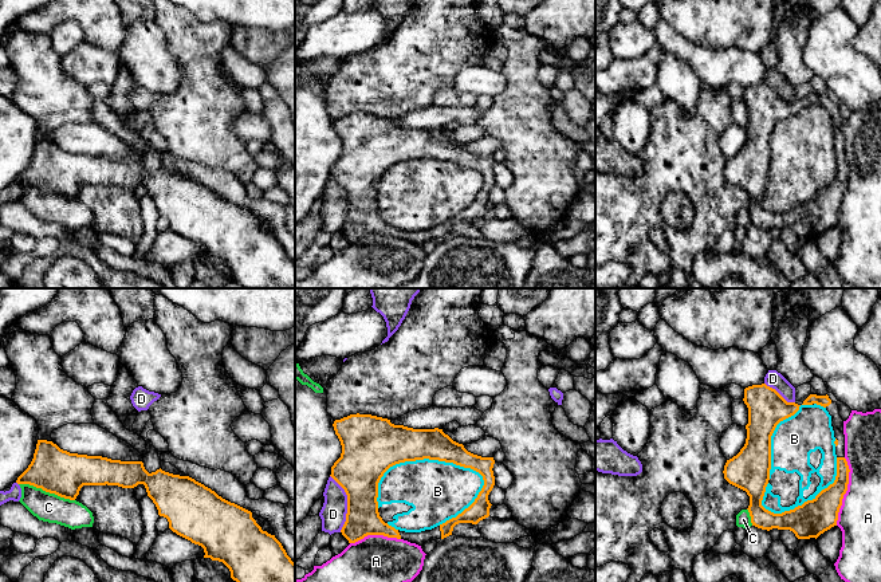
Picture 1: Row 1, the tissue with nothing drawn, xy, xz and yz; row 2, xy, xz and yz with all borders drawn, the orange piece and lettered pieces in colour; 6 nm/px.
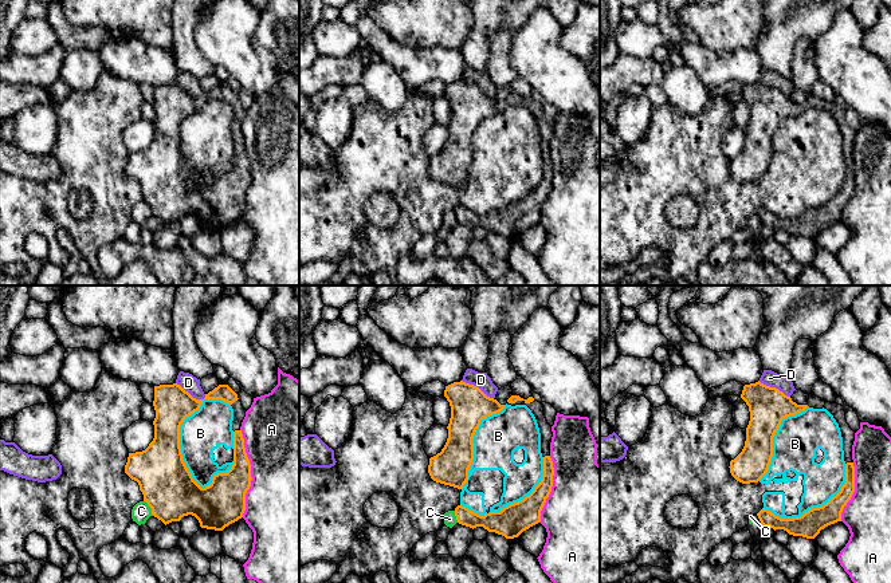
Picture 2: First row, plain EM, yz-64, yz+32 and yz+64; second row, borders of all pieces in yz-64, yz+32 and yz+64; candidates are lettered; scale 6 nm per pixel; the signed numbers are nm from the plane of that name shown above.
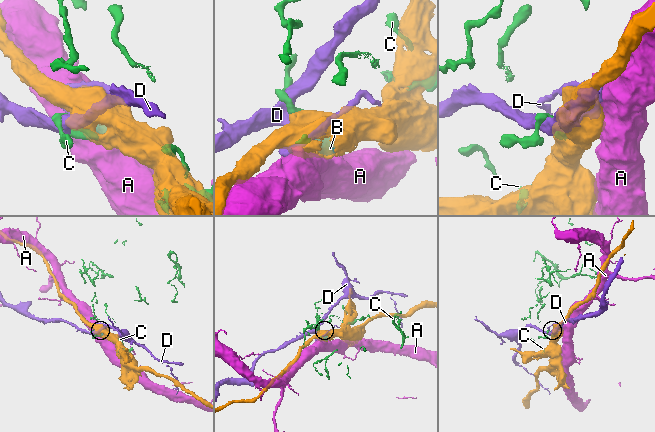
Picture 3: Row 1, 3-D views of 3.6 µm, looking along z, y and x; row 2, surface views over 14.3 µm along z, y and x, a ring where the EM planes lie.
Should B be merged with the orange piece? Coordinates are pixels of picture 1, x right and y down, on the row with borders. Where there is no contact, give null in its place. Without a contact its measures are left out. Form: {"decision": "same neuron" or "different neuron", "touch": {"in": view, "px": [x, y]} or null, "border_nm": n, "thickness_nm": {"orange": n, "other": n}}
{"decision": "different neuron", "touch": {"in": "xz", "px": [417, 459]}, "border_nm": 650, "thickness_nm": {"orange": 300, "other": 360}}

